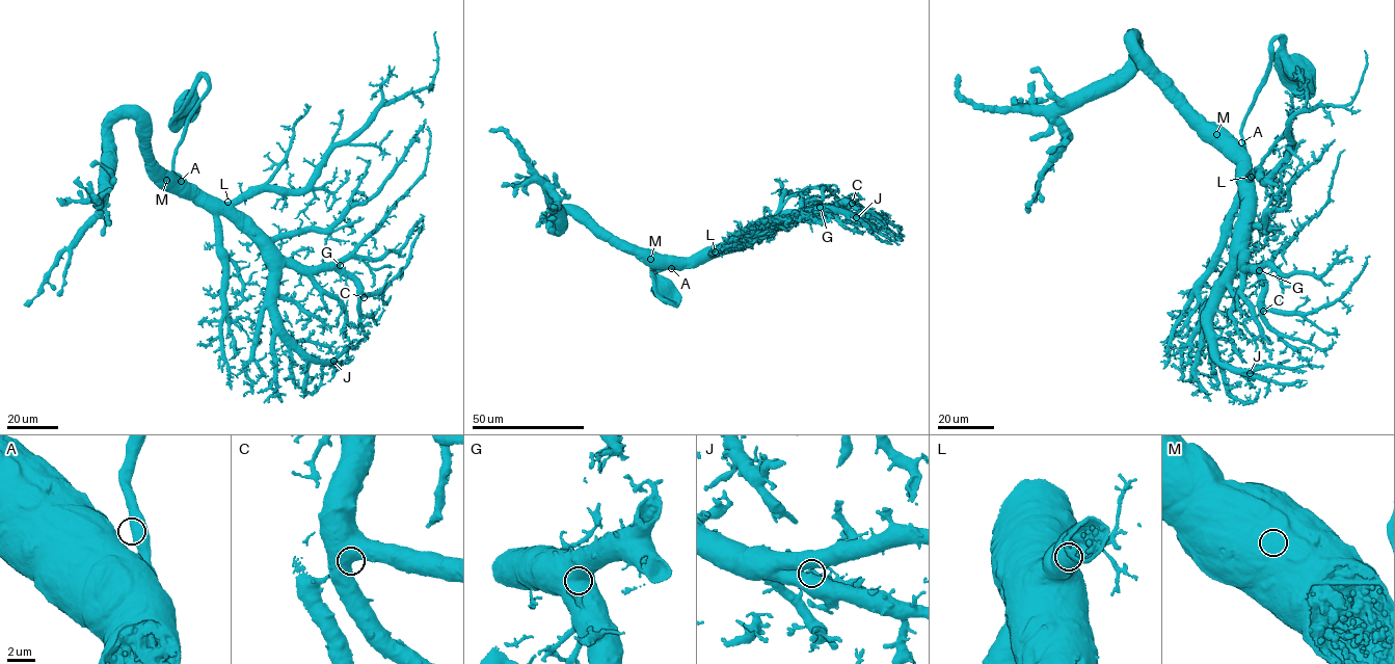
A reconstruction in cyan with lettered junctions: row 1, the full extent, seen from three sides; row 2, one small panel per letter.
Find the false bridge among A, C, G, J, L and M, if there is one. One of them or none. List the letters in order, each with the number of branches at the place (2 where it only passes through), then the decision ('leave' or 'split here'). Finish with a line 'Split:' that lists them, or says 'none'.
A: branches 1; leave
C: branches 1; leave
G: branches 1; leave
J: branches 1; leave
L: branches 1; leave
M: branches 1; leave
Split: none

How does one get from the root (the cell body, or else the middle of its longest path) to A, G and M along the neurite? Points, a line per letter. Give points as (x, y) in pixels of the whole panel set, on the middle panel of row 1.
A: (773, 222), (760, 222), (734, 243), (714, 247), (671, 268)
G: (773, 222), (772, 219), (775, 223), (783, 217), (815, 212), (820, 207)
M: (773, 222), (760, 222), (734, 243), (689, 259), (650, 258)

